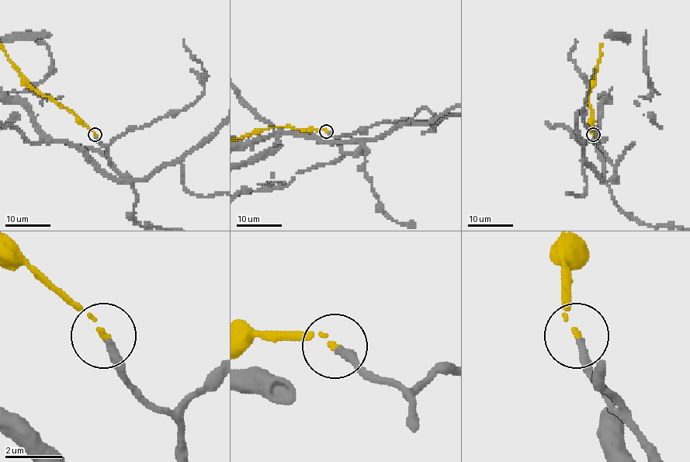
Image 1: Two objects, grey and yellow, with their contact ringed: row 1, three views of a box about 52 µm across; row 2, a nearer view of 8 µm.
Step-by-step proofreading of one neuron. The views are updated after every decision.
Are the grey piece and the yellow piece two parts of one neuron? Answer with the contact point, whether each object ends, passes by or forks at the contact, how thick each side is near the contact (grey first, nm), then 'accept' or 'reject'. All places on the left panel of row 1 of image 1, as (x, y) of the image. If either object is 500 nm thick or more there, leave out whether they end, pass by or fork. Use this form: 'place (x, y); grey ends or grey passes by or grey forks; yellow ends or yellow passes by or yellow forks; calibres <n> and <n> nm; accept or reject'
place (95, 134); grey ends; yellow ends; calibres 280 and 150 nm; accept

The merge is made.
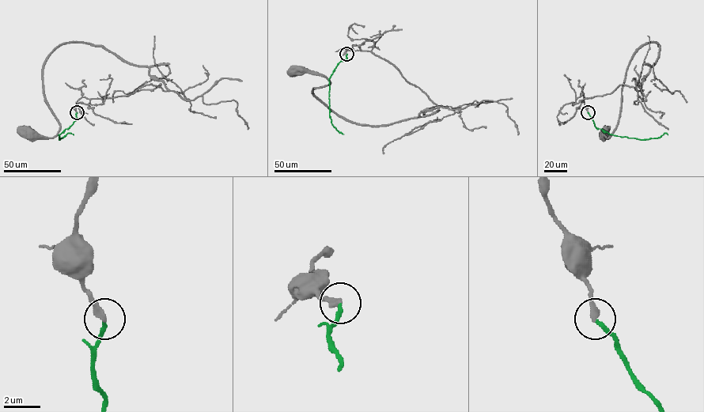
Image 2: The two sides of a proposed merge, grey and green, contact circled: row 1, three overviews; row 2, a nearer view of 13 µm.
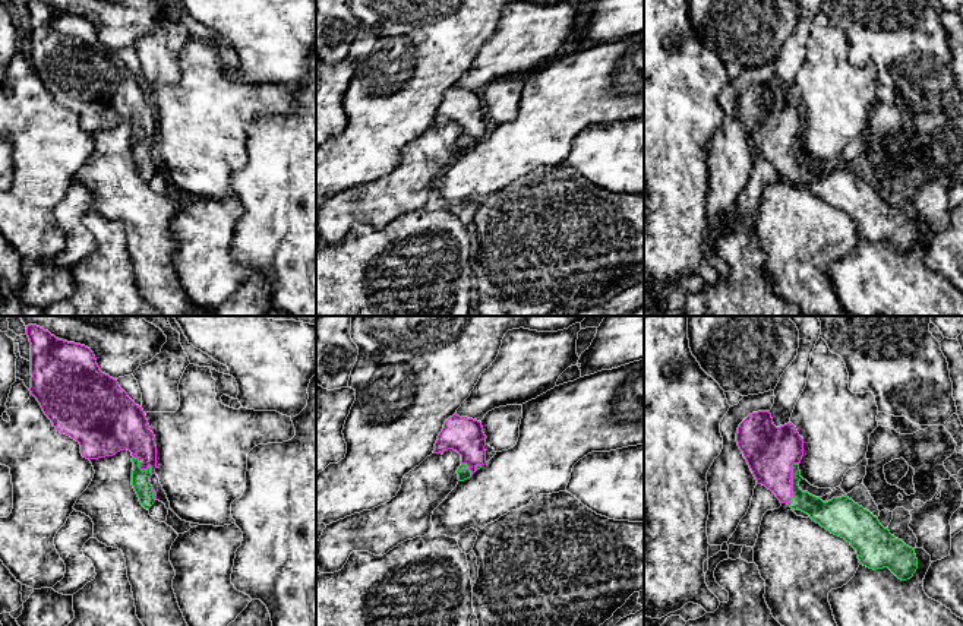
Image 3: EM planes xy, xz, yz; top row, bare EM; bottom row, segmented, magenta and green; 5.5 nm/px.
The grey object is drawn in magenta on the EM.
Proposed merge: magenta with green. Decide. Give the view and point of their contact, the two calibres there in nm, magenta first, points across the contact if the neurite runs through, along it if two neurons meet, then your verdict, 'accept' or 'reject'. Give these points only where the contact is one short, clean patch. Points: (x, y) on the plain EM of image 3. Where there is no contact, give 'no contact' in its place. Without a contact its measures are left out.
yz (791, 154) | 280/130 nm | across yz (770, 123), (776, 139), (791, 154), (805, 174), (823, 185) | accept

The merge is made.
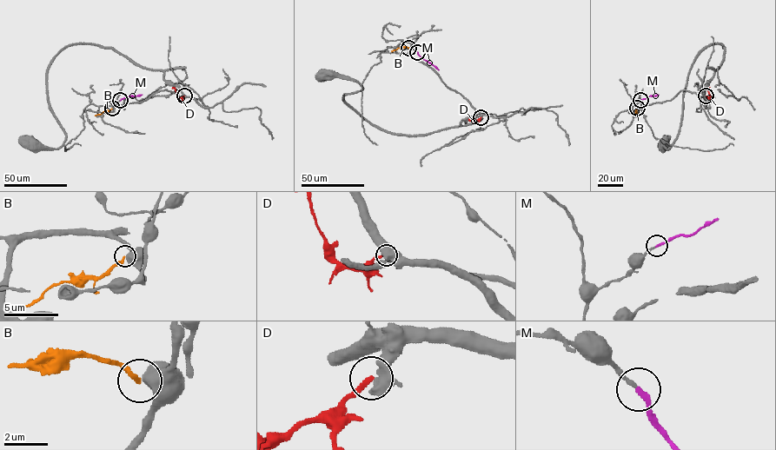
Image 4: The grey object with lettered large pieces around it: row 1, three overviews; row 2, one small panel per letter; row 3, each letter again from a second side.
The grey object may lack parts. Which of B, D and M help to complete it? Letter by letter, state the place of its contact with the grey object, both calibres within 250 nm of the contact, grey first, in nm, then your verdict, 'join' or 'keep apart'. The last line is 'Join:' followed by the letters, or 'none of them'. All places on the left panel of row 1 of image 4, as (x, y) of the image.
B: meets grey at (112, 108); 750 nm thick on the grey side, 200 nm on the other; keep apart
D: meets grey at (184, 95); 460 nm thick on the grey side, 240 nm on the other; keep apart
M: meets grey at (120, 100); 180 nm thick on the grey side, 240 nm on the other; join
Join: M

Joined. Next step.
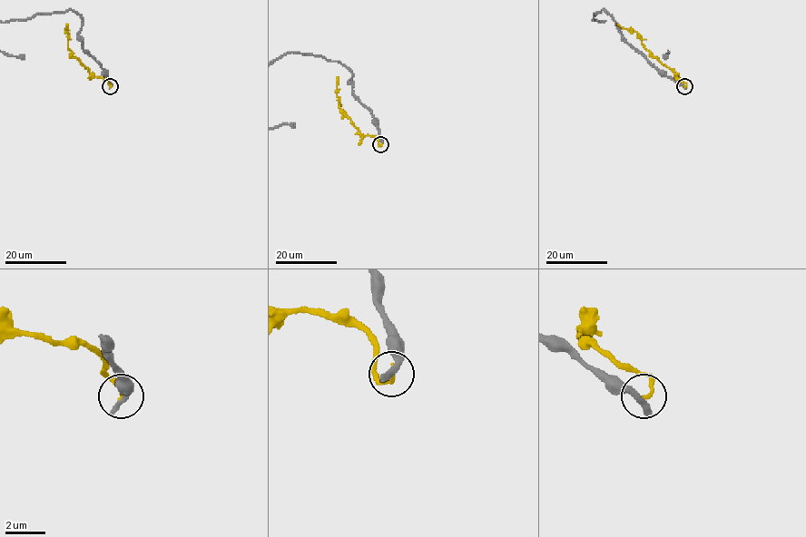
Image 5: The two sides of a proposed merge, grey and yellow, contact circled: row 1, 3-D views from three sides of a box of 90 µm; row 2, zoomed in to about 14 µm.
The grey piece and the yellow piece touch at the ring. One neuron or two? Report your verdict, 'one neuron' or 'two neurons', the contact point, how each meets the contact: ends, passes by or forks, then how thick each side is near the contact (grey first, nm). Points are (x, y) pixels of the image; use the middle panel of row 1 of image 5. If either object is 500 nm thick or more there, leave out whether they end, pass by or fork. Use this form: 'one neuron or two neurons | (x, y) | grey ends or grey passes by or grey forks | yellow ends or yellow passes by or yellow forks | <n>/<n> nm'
two neurons | (380, 144) | grey ends | yellow ends | 400/170 nm

